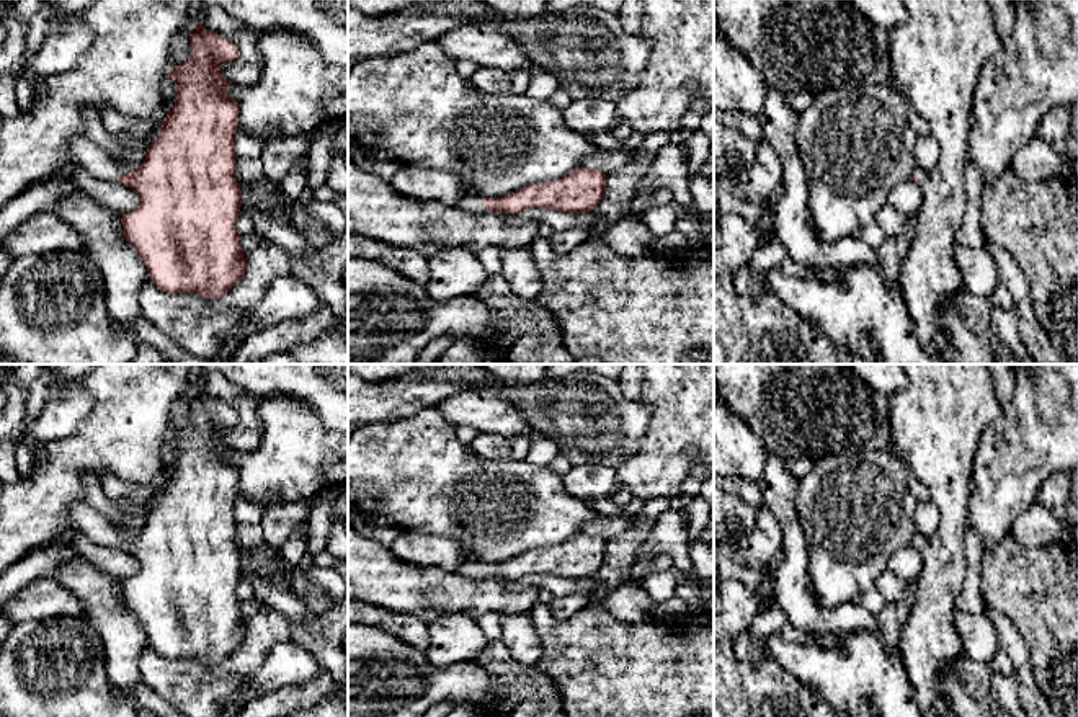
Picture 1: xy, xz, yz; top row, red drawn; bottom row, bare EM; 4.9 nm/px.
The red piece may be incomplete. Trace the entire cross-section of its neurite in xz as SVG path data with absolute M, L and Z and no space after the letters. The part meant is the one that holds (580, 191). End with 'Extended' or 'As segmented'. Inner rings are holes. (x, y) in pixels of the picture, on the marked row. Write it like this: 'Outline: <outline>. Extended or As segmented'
Outline: M585 167L555 181L532 183L501 198L470 194L456 204L472 212L519 214L528 209L549 209L570 214L596 211L606 191L606 175Z. Extended

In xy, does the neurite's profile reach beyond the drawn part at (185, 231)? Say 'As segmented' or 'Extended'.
Extended

